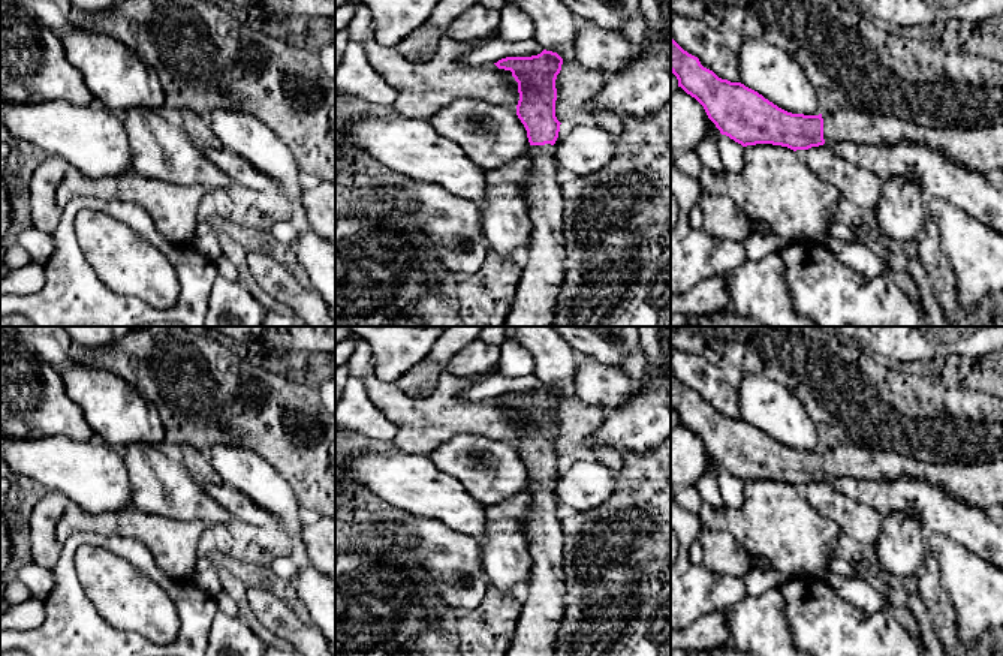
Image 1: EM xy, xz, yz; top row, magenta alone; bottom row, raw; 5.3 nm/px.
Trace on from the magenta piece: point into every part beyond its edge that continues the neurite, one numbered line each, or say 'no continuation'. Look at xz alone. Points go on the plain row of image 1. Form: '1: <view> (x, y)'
1: xz (542, 611)

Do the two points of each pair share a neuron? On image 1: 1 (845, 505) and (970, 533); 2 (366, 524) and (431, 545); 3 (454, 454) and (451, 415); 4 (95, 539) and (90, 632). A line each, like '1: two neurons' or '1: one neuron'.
1: two neurons
2: one neuron
3: two neurons
4: one neuron

